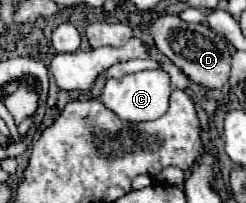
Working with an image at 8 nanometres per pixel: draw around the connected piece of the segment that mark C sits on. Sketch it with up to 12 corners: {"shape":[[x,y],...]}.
{"shape":[[163,68],[107,80],[101,102],[121,120],[167,112]]}

